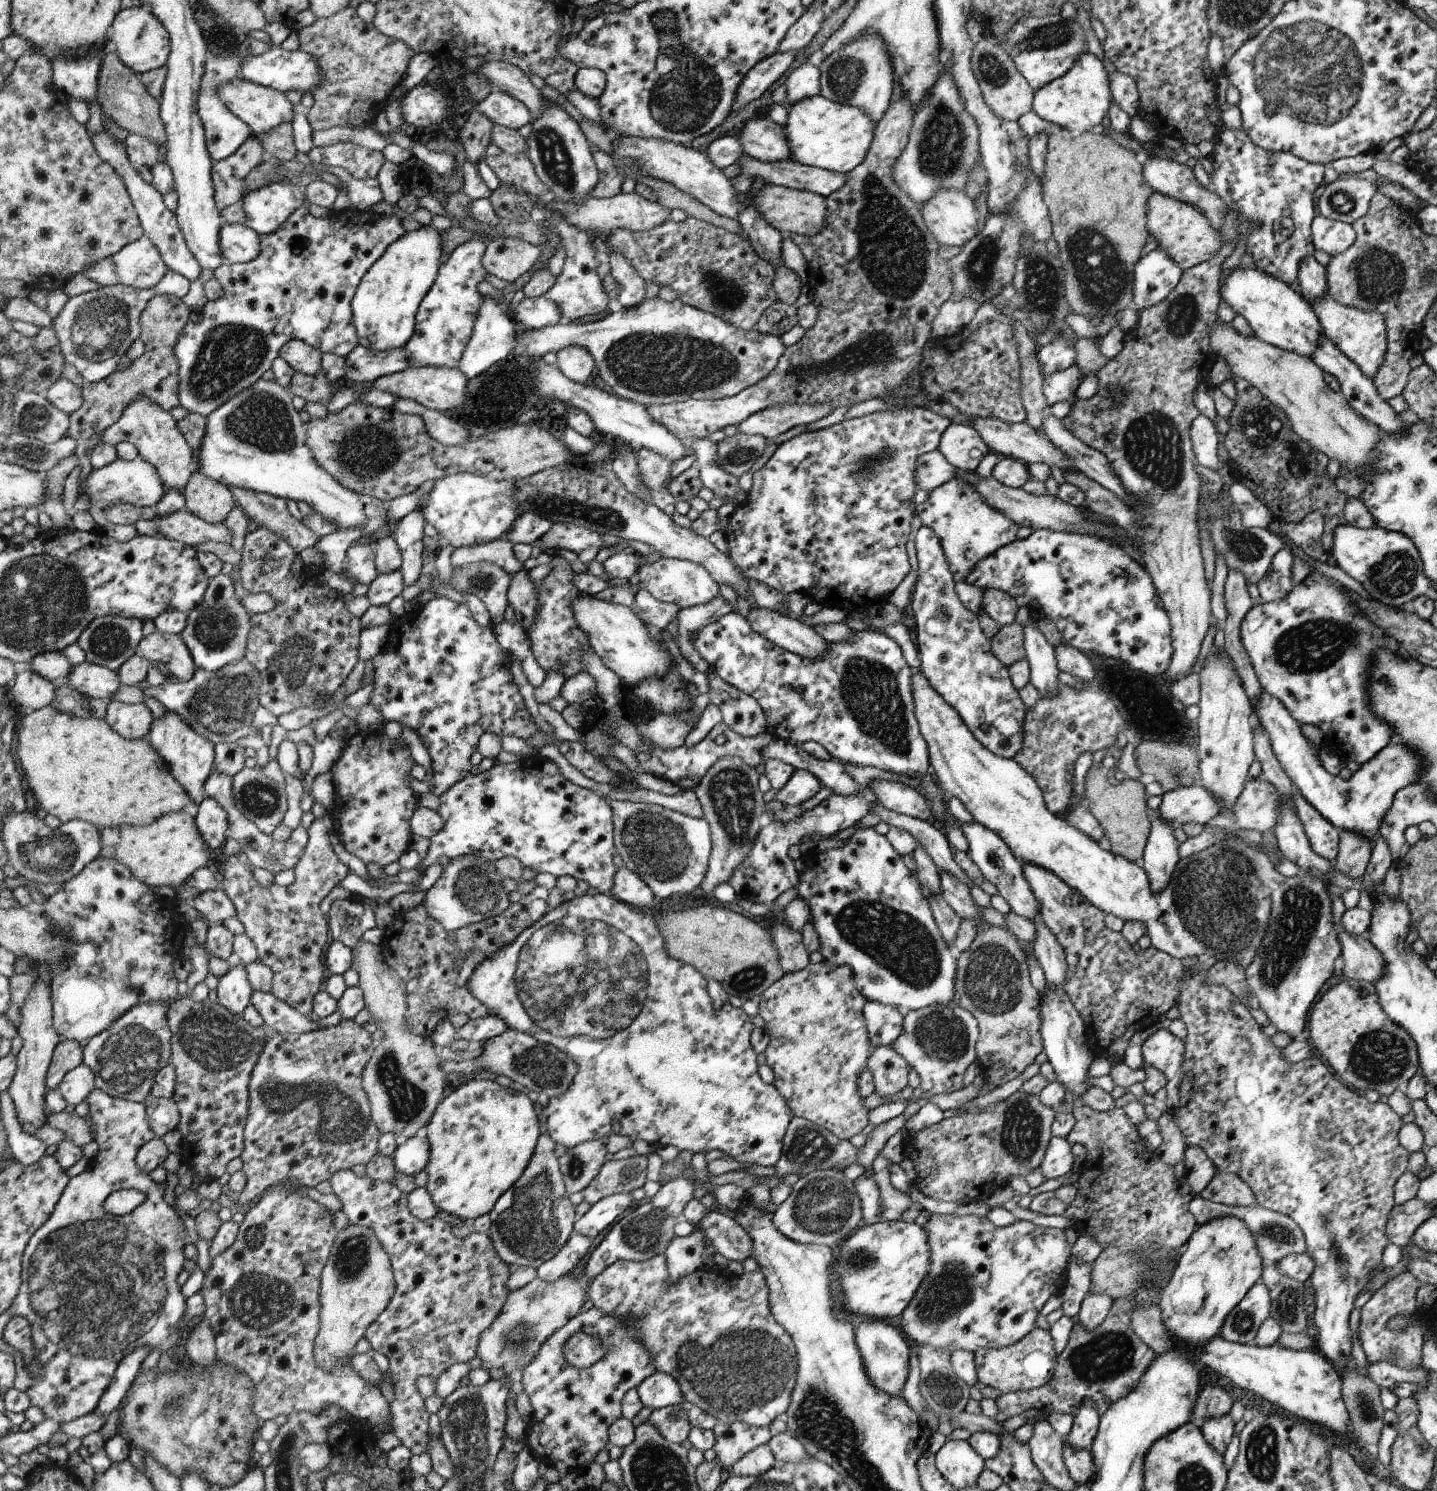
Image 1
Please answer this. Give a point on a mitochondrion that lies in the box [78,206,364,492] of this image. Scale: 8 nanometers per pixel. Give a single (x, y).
(231, 352)

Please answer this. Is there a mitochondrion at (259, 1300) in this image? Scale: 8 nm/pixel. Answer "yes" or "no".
yes

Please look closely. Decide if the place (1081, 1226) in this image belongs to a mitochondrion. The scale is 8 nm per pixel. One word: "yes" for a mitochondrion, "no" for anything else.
no

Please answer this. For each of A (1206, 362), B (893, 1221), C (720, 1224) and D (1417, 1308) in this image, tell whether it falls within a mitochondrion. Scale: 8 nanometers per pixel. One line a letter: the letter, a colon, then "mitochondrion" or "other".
A: other
B: other
C: other
D: other

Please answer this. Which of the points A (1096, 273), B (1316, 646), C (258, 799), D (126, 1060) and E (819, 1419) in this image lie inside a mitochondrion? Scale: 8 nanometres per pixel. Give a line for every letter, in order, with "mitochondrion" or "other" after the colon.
A: mitochondrion
B: mitochondrion
C: mitochondrion
D: mitochondrion
E: mitochondrion

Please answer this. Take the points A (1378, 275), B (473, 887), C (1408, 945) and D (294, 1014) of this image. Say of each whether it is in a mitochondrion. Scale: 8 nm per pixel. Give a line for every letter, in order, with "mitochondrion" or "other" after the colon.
A: mitochondrion
B: mitochondrion
C: other
D: other

